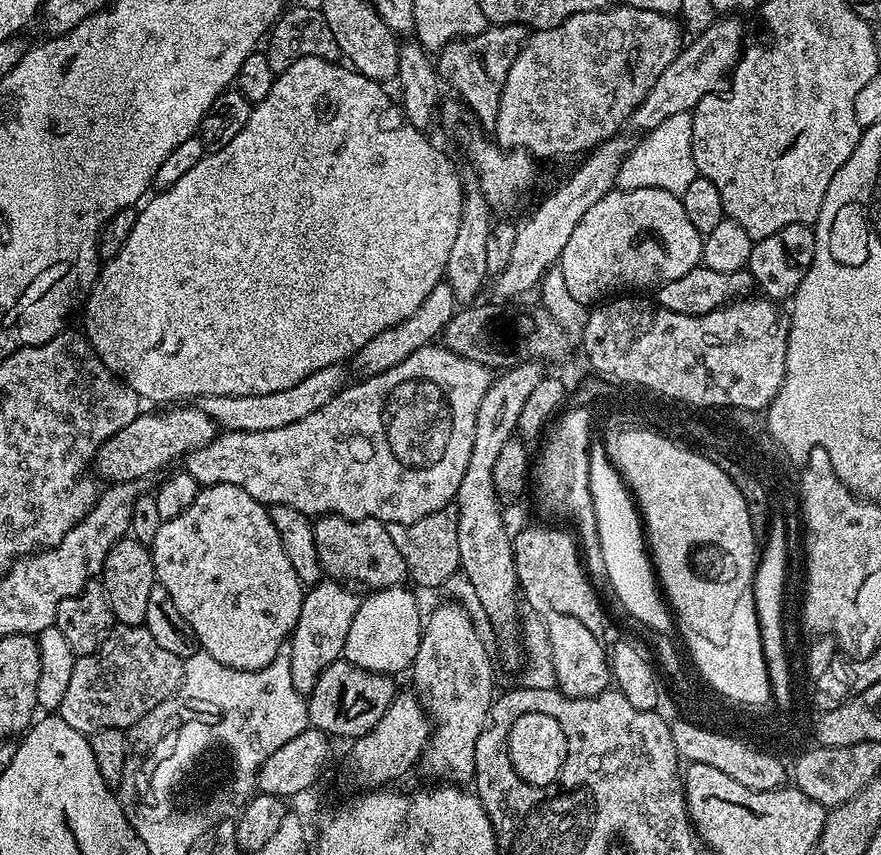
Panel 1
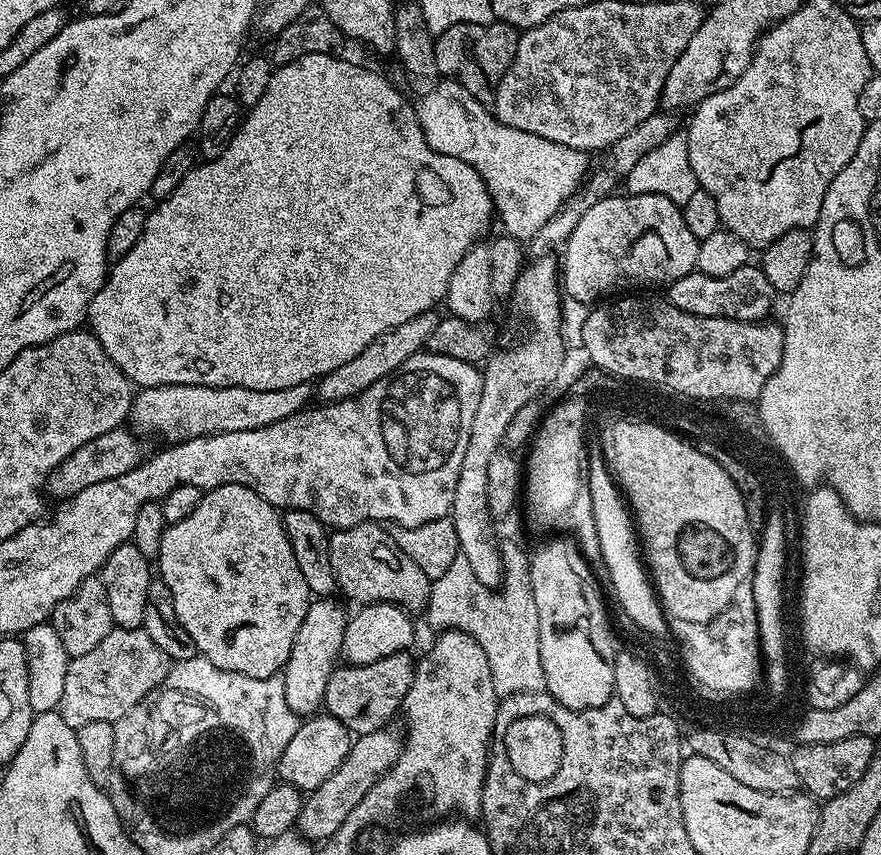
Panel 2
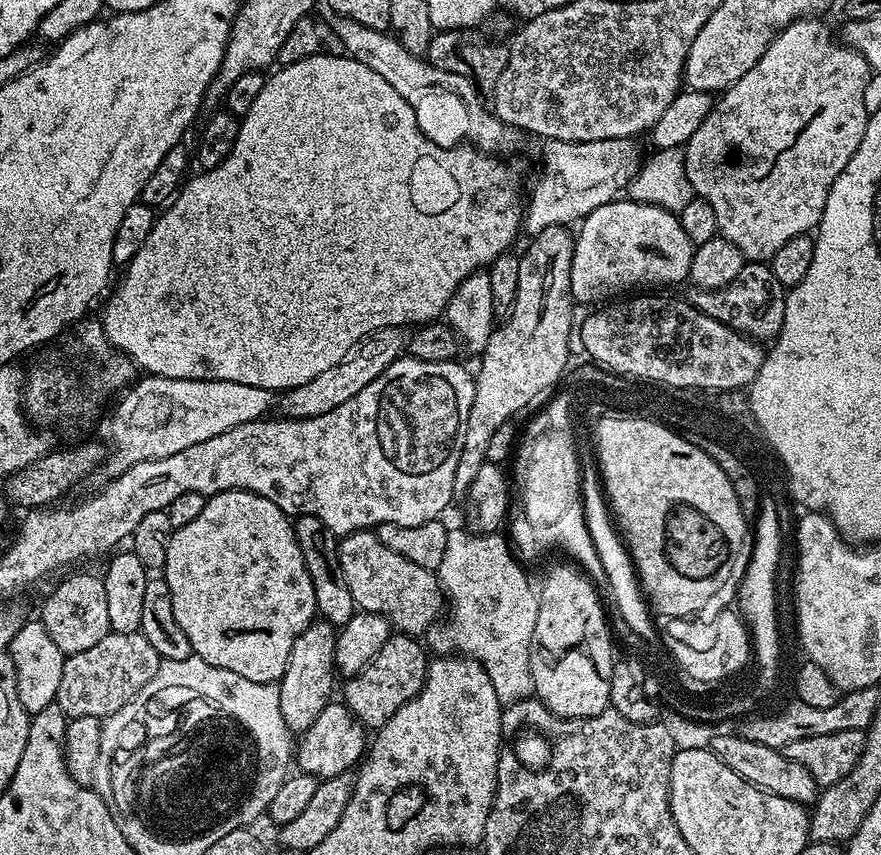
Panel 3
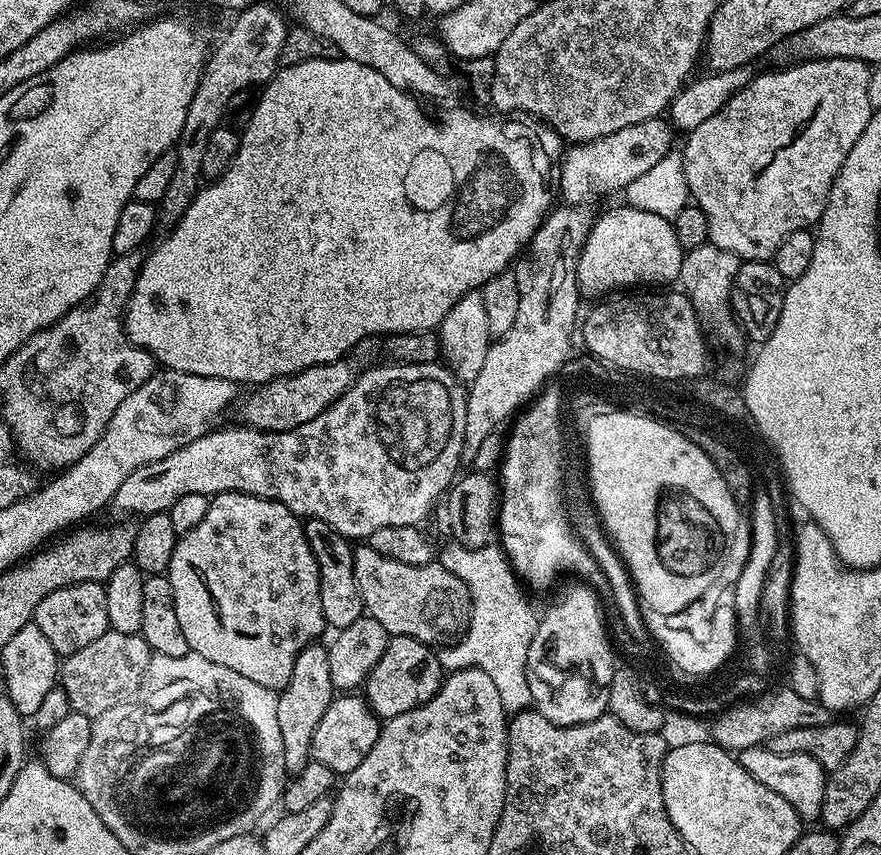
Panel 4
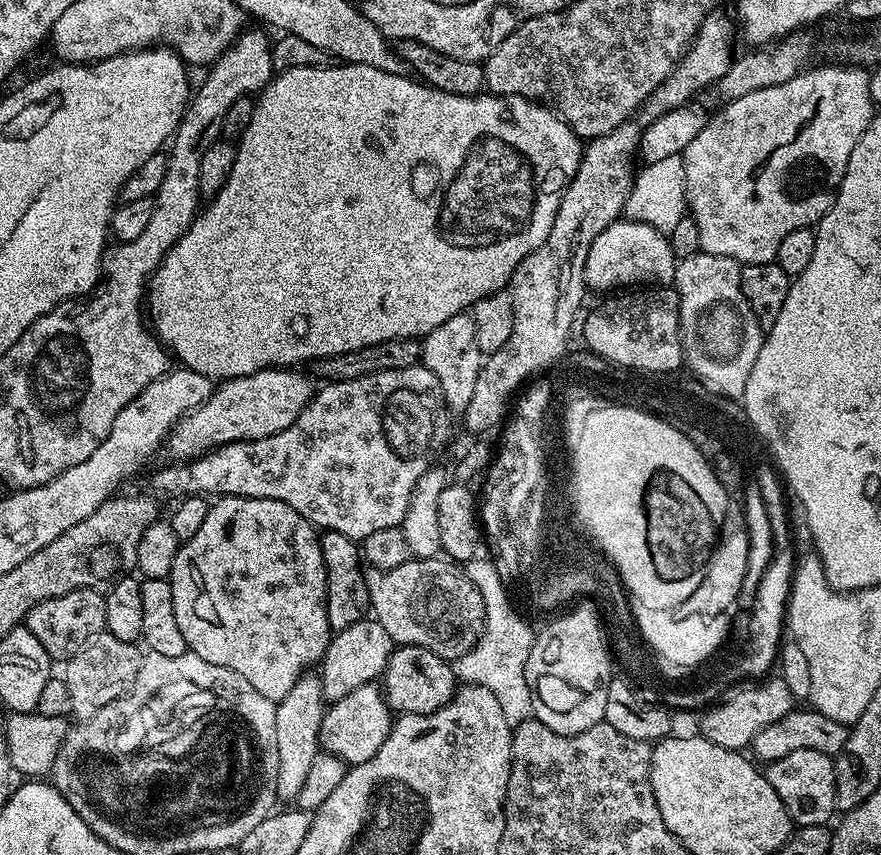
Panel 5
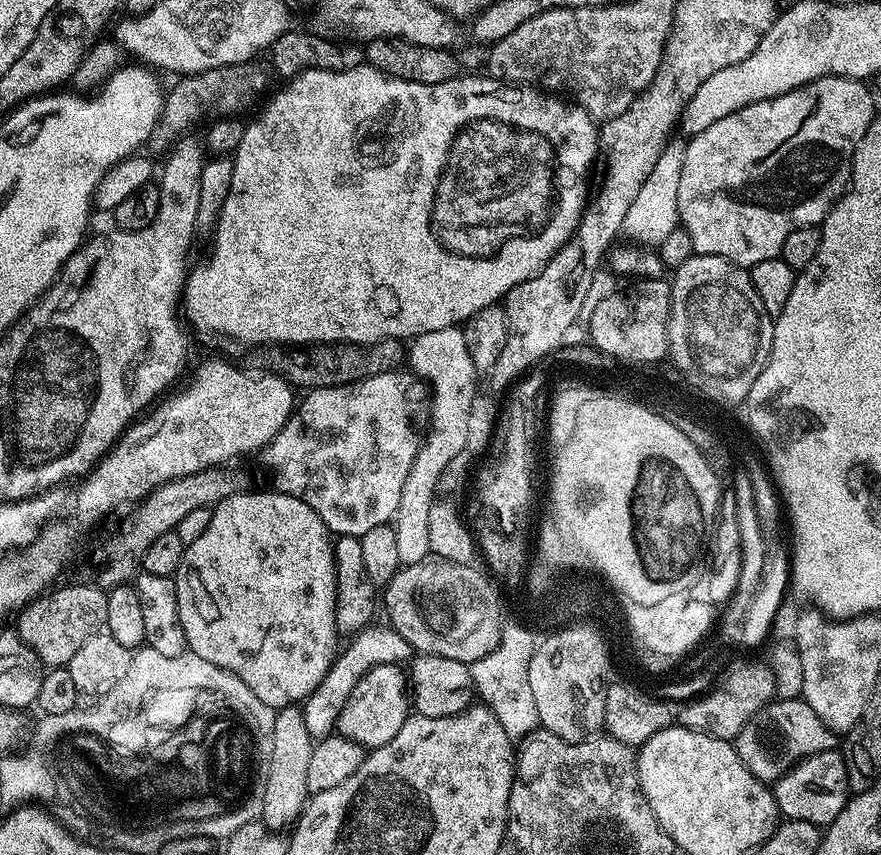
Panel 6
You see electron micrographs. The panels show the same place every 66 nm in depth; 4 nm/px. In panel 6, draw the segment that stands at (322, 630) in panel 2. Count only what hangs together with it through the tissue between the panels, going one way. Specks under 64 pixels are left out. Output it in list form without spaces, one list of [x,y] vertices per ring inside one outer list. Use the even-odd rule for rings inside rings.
[[[289,706],[277,711],[274,718],[273,746],[269,773],[266,781],[266,796],[260,820],[268,827],[281,829],[295,825],[300,819],[304,805],[310,797],[306,790],[306,773],[310,766],[310,754],[314,741],[310,730],[306,730],[306,718],[299,707]]]

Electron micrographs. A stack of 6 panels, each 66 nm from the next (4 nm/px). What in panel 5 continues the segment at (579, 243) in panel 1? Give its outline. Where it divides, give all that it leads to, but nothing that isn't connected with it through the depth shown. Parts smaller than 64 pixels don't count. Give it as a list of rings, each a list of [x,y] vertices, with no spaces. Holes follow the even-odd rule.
[[[621,218],[594,238],[590,254],[586,254],[584,283],[591,291],[593,288],[596,292],[604,292],[600,294],[624,290],[629,286],[668,286],[676,279],[677,263],[665,233],[649,224]]]

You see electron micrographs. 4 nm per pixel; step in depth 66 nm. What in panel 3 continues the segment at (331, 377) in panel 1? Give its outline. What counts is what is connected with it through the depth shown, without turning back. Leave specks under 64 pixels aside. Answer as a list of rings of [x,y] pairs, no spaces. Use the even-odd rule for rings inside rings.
[[[150,375],[137,379],[120,398],[108,428],[108,436],[112,439],[110,451],[102,465],[102,472],[108,478],[120,476],[143,460],[170,458],[170,454],[198,446],[198,442],[217,437],[234,426],[263,419],[276,404],[276,394],[264,387],[246,386],[242,382]]]

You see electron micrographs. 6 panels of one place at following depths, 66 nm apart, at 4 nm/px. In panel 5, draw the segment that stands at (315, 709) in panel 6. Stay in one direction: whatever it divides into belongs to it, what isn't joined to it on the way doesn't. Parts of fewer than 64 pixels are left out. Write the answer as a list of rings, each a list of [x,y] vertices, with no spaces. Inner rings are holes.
[[[375,618],[359,620],[354,622],[354,626],[346,626],[346,630],[335,633],[318,668],[325,701],[334,702],[338,698],[346,698],[346,694],[358,690],[358,686],[379,681],[393,651],[394,642],[390,634],[386,634],[386,630]]]

